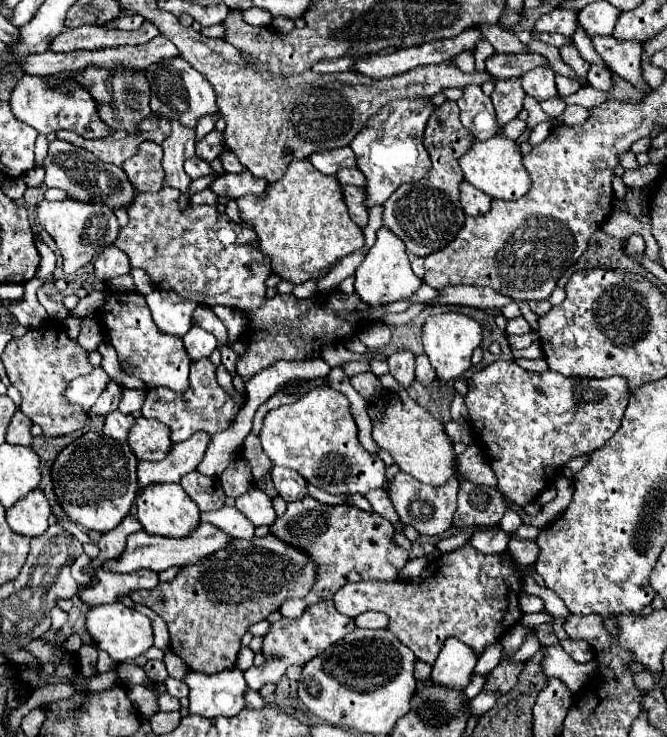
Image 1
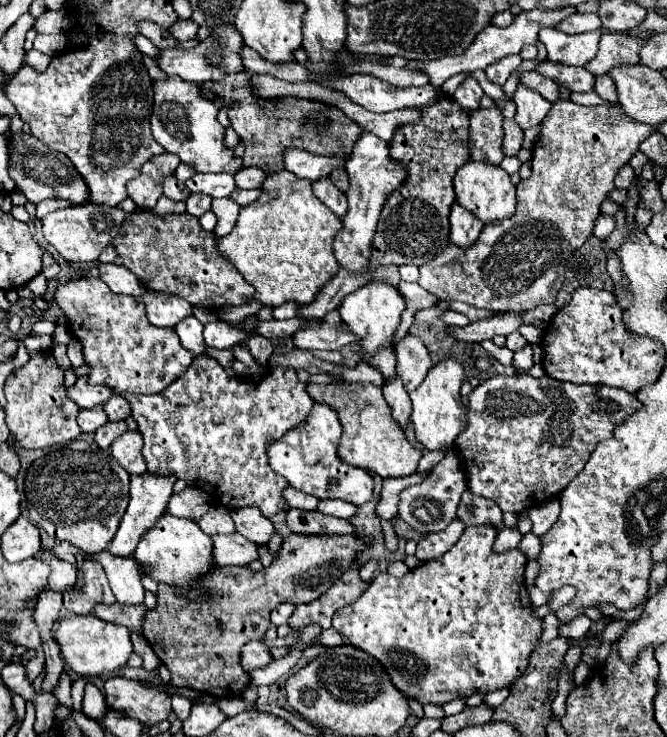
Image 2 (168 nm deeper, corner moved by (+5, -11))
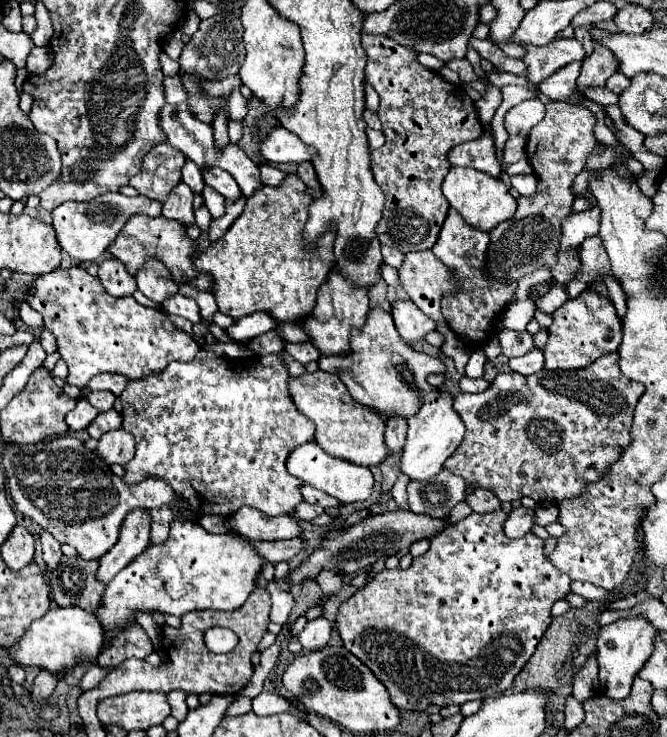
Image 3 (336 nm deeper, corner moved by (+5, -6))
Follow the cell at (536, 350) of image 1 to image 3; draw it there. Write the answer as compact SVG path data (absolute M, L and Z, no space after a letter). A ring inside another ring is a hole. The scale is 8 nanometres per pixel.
M375 308L367 314L367 322L357 334L353 334L353 354L345 354L345 358L321 358L319 370L335 372L345 382L353 400L363 406L375 408L381 416L401 416L409 418L417 414L423 404L425 394L433 392L433 386L427 384L427 376L431 372L445 372L445 364L435 356L425 356L407 346L393 326L393 318L389 312Z

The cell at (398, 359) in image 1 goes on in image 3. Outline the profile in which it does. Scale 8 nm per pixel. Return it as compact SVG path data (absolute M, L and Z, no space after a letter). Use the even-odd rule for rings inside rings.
M389 418L387 430L385 430L387 456L393 456L393 454L403 450L405 434L407 434L407 420L403 420L403 418Z

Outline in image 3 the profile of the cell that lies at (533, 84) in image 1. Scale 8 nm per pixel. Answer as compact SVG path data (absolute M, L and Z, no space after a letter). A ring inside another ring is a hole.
M525 100L517 106L513 106L507 114L505 114L505 130L509 134L519 134L519 136L527 136L529 130L541 122L545 116L545 104L541 100Z

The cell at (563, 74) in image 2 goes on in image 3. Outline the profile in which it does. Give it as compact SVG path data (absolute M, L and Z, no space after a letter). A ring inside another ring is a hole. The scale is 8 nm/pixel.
M593 86L593 90L585 90L585 96L601 106L611 106L611 104L619 104L619 94L613 94L611 90L605 90L605 88L599 88L599 86Z

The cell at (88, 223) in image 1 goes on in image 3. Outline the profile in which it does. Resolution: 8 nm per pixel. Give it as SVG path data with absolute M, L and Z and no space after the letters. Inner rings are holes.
M119 192L115 194L101 194L89 202L63 202L53 210L53 228L57 232L57 240L61 248L77 262L95 262L117 238L121 226L129 220L131 214L147 214L159 216L161 202L153 202L145 196L127 198ZM109 222L109 224L105 224Z

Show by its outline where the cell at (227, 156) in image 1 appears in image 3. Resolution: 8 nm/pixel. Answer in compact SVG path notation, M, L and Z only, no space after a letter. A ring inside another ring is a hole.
M261 164L261 166L259 166L259 170L261 170L261 182L263 182L263 184L267 184L267 186L277 188L277 186L281 186L281 182L285 180L285 172L283 172L283 170L279 170L279 168L275 168L275 166Z

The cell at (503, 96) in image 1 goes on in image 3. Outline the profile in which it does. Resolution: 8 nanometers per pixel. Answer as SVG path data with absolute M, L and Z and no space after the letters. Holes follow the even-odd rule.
M487 132L477 142L465 142L449 150L447 162L451 166L469 166L469 168L487 172L495 178L501 174L501 166L495 158L495 142Z

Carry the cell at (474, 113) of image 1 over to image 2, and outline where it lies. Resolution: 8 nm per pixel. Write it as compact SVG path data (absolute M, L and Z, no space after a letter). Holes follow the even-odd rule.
M473 77L465 79L465 81L457 87L457 91L455 91L455 95L453 95L453 99L461 105L461 109L463 109L465 115L473 115L473 113L479 109L479 99L481 99L481 97L483 97L483 89L479 87L479 83L477 83Z

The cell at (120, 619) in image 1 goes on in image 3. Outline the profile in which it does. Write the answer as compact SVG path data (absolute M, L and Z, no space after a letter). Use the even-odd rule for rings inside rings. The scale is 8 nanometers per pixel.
M51 608L43 618L35 620L13 646L9 646L9 656L23 668L59 672L79 662L95 662L103 648L103 640L105 632L95 614L81 608Z

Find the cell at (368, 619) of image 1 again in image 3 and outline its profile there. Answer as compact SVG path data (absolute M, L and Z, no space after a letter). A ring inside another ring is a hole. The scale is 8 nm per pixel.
M317 618L305 626L305 630L297 636L297 640L305 650L319 650L329 644L329 634L331 634L331 622L327 618Z

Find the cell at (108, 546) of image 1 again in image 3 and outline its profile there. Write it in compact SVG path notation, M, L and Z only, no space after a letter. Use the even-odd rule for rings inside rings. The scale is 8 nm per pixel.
M61 556L59 566L49 576L51 598L61 608L83 608L97 610L97 602L101 602L101 582L95 580L97 560L83 560L79 556Z

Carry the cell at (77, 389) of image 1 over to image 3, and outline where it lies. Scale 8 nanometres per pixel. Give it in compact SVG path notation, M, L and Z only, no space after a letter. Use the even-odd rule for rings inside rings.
M97 374L89 380L85 390L109 390L115 396L121 396L121 392L127 388L127 382L129 378L121 374Z

